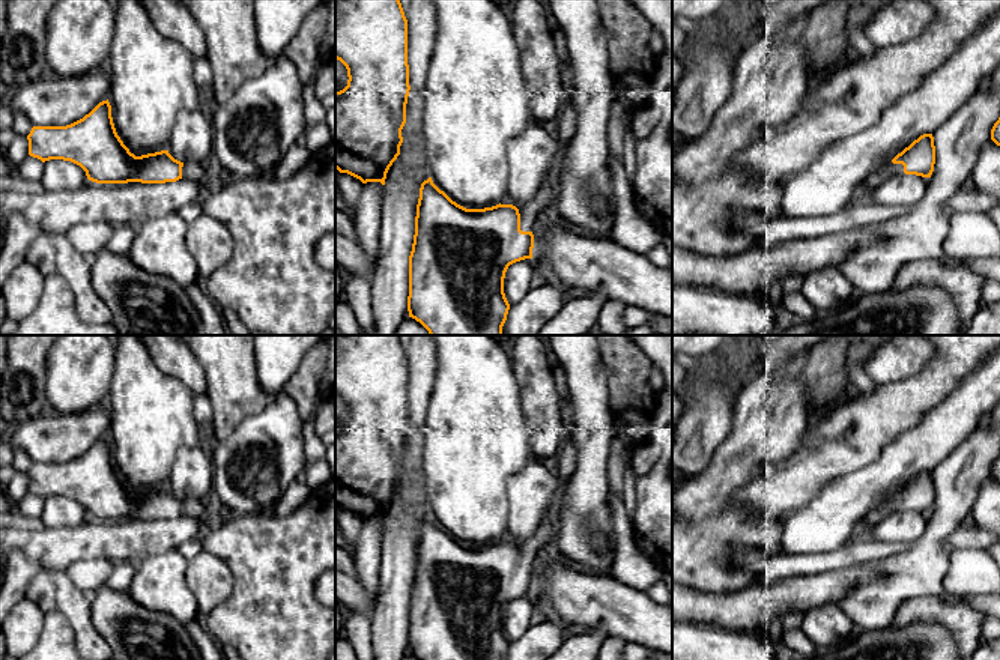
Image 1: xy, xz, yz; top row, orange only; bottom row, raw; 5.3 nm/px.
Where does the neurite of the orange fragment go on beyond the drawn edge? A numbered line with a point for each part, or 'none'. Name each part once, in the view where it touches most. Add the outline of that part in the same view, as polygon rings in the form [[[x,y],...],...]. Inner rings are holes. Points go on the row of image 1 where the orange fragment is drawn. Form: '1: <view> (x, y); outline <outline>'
1: xz (530, 214); outline [[[555,167],[546,174],[535,197],[519,209],[520,213],[520,230],[532,232],[538,226],[541,212],[555,204],[556,194],[556,174]]]

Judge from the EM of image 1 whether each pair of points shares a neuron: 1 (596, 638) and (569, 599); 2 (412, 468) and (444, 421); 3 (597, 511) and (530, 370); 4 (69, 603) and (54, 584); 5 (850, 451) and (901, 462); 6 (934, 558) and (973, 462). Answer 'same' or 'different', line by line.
1: different
2: different
3: different
4: same
5: different
6: same

